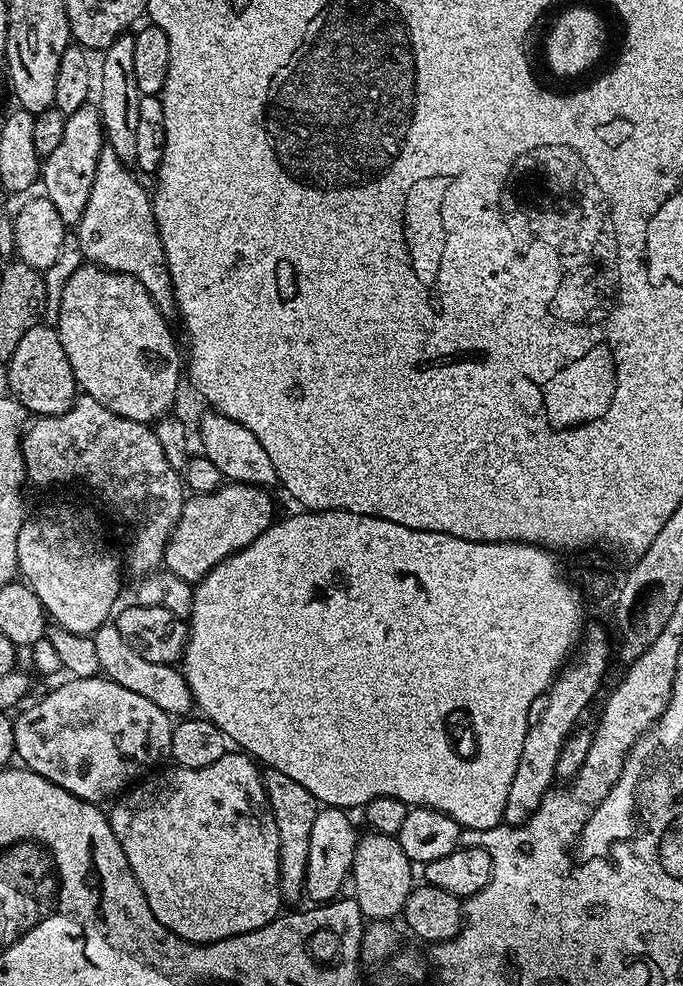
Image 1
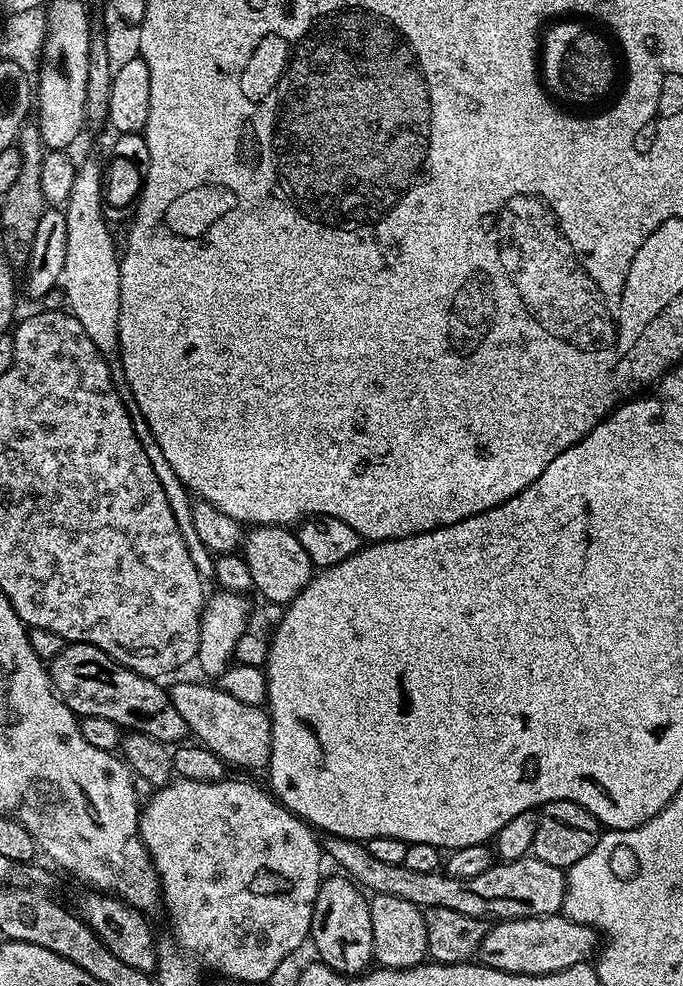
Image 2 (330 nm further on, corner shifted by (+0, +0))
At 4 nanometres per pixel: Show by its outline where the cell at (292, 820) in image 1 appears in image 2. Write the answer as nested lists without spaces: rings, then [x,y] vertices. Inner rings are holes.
[[[184,680],[170,688],[174,710],[182,714],[189,733],[229,765],[267,769],[272,749],[272,720],[267,711],[261,706],[246,706],[246,702],[238,702],[238,698],[226,694],[215,683],[204,683],[208,684]]]

